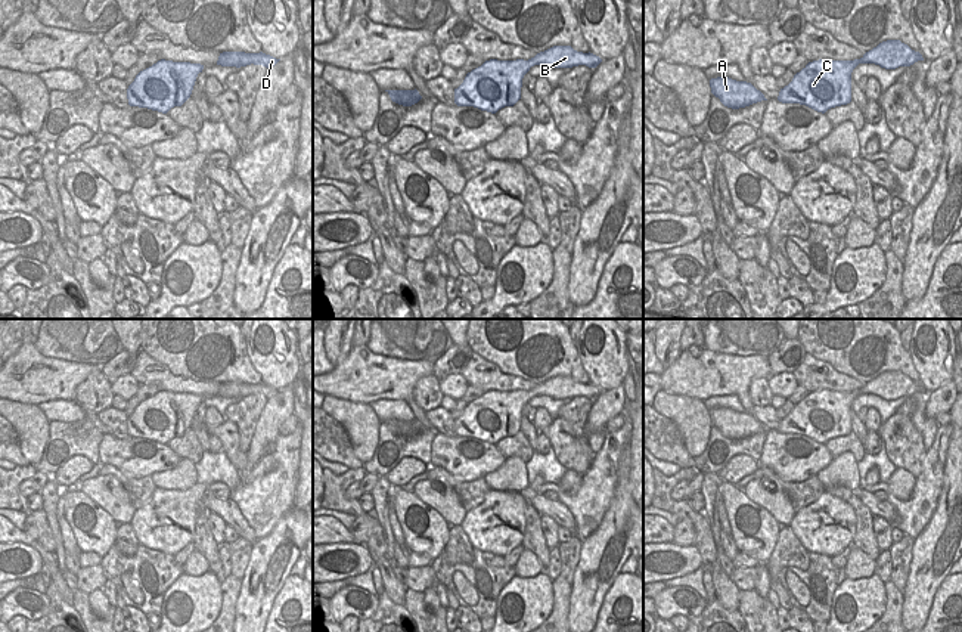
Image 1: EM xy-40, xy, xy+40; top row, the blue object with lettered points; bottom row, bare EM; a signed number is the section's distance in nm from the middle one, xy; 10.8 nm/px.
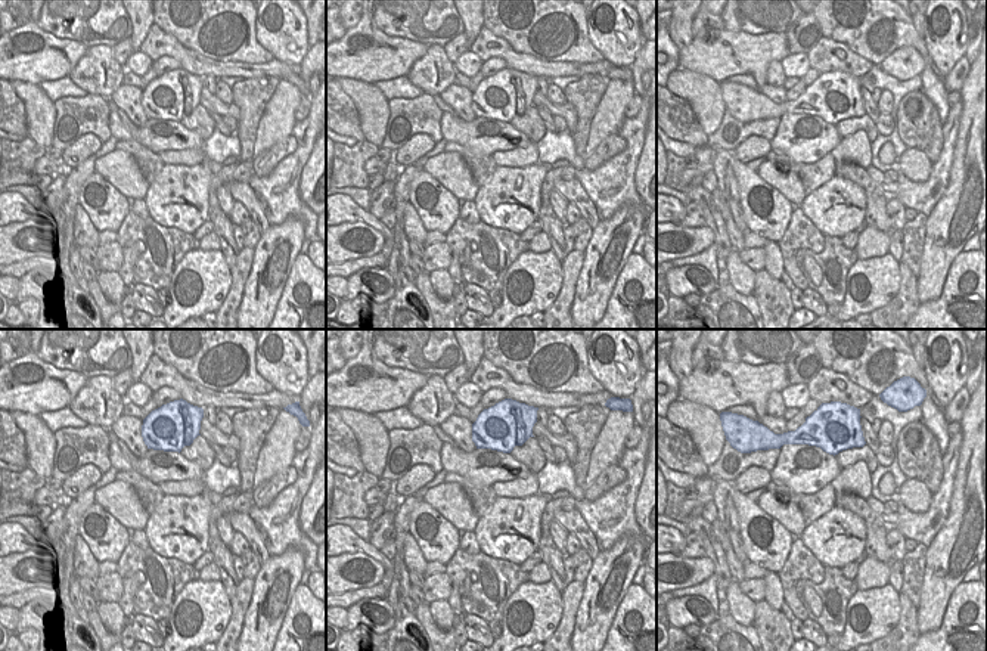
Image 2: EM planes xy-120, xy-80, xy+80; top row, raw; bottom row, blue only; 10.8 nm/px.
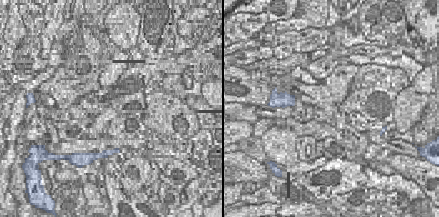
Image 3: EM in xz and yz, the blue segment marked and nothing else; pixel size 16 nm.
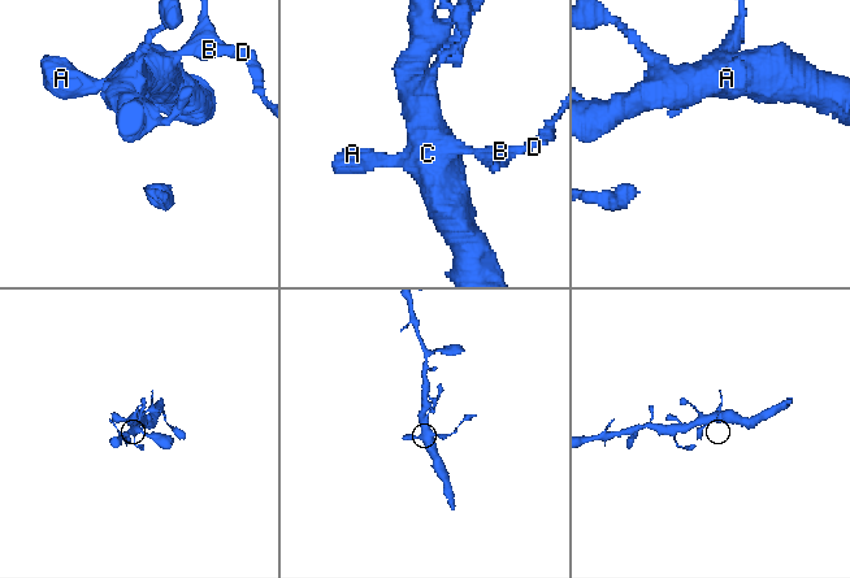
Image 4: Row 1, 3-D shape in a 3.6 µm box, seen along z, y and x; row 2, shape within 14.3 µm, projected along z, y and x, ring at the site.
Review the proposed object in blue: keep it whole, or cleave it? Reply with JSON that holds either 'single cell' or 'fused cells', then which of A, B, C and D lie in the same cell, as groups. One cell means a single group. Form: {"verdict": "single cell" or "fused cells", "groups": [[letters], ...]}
{"verdict": "fused cells", "groups": [["A", "C"], ["B", "D"]]}

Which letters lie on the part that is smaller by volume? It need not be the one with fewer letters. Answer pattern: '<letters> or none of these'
B, D

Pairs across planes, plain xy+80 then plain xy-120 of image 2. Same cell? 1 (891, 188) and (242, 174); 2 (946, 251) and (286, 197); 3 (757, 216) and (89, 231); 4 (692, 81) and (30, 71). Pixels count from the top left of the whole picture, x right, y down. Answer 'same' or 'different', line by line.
1: different
2: different
3: different
4: different

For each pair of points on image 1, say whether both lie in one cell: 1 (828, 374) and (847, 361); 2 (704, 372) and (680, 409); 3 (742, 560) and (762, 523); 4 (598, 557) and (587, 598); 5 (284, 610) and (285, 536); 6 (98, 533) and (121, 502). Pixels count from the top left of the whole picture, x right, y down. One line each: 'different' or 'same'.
1: different
2: different
3: different
4: same
5: different
6: different

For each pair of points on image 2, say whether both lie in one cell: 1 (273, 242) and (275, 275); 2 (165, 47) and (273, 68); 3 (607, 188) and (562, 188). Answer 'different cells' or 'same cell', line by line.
1: same cell
2: same cell
3: different cells

